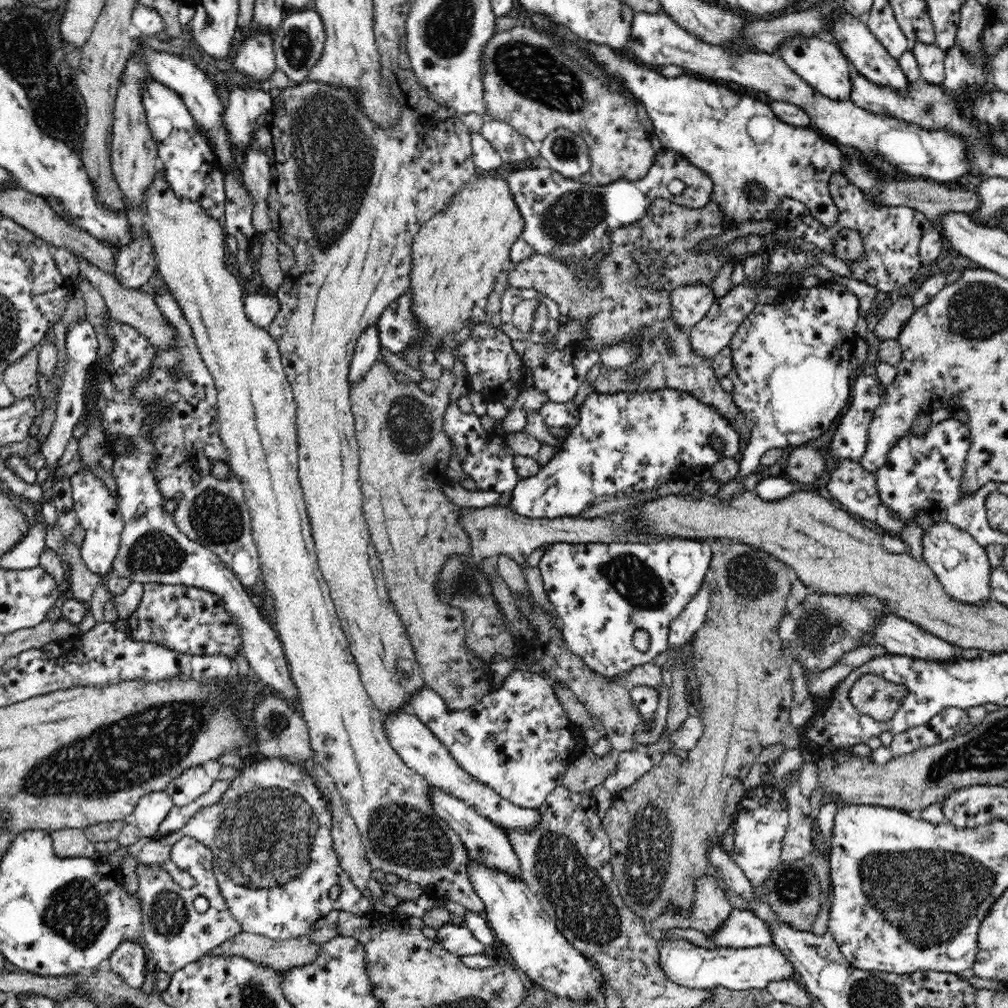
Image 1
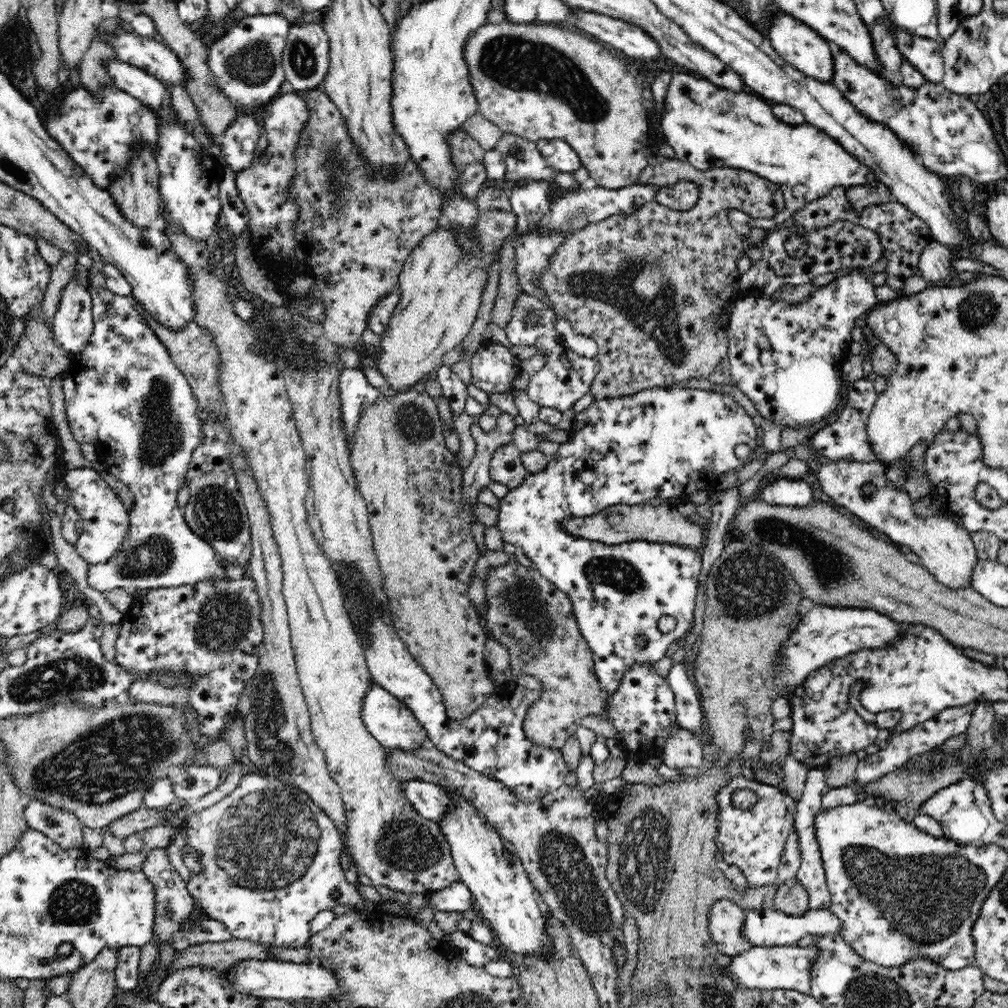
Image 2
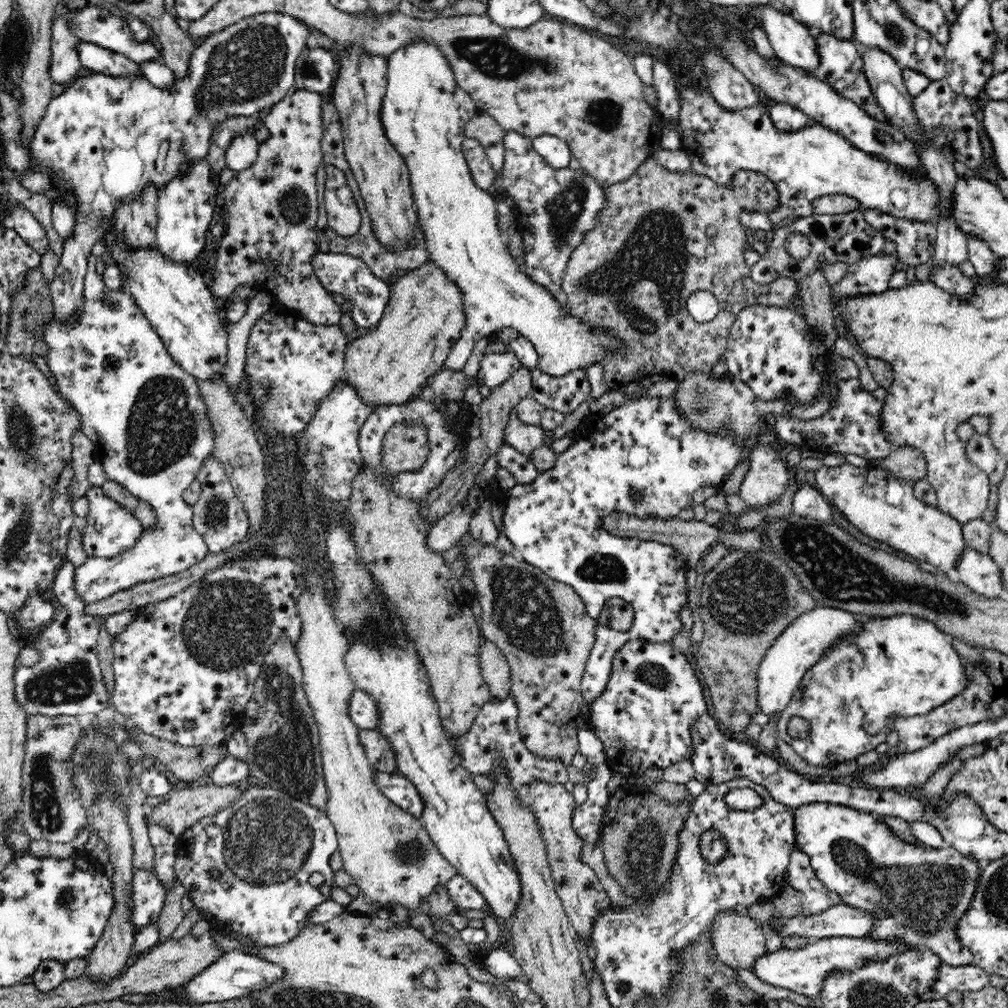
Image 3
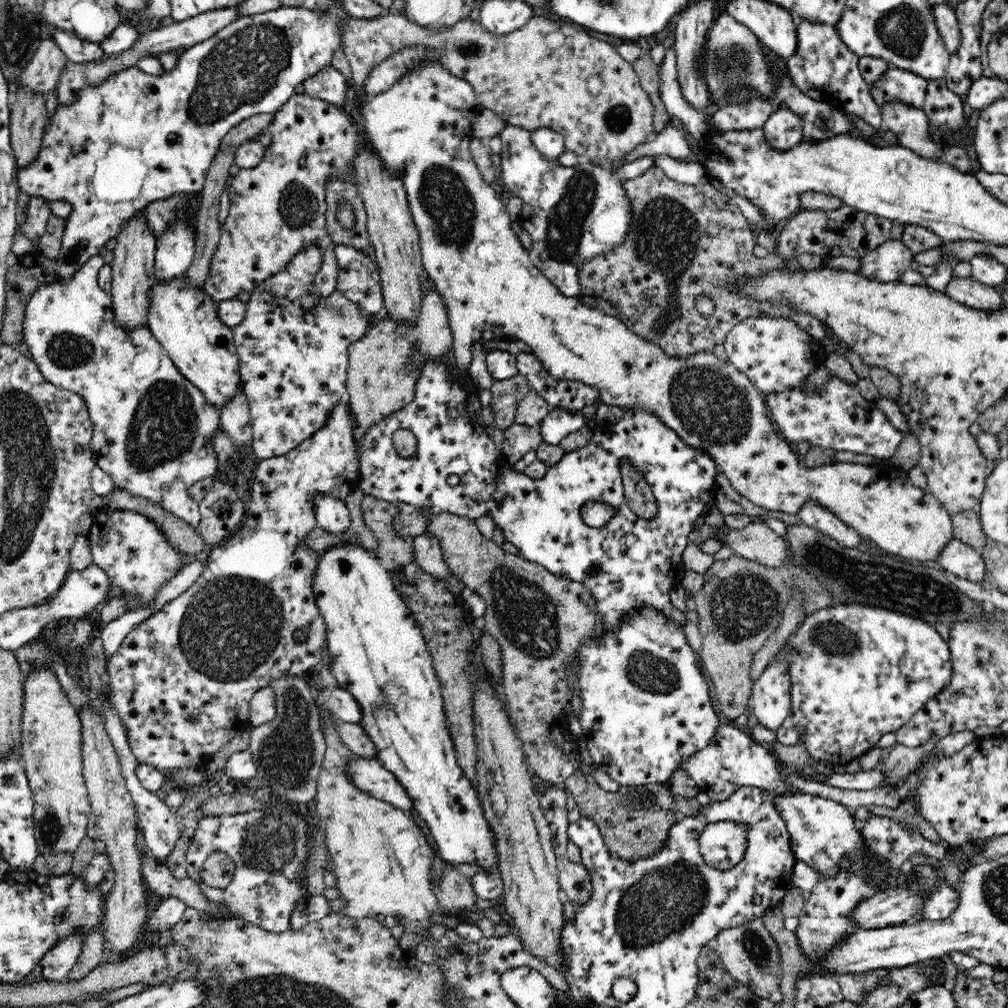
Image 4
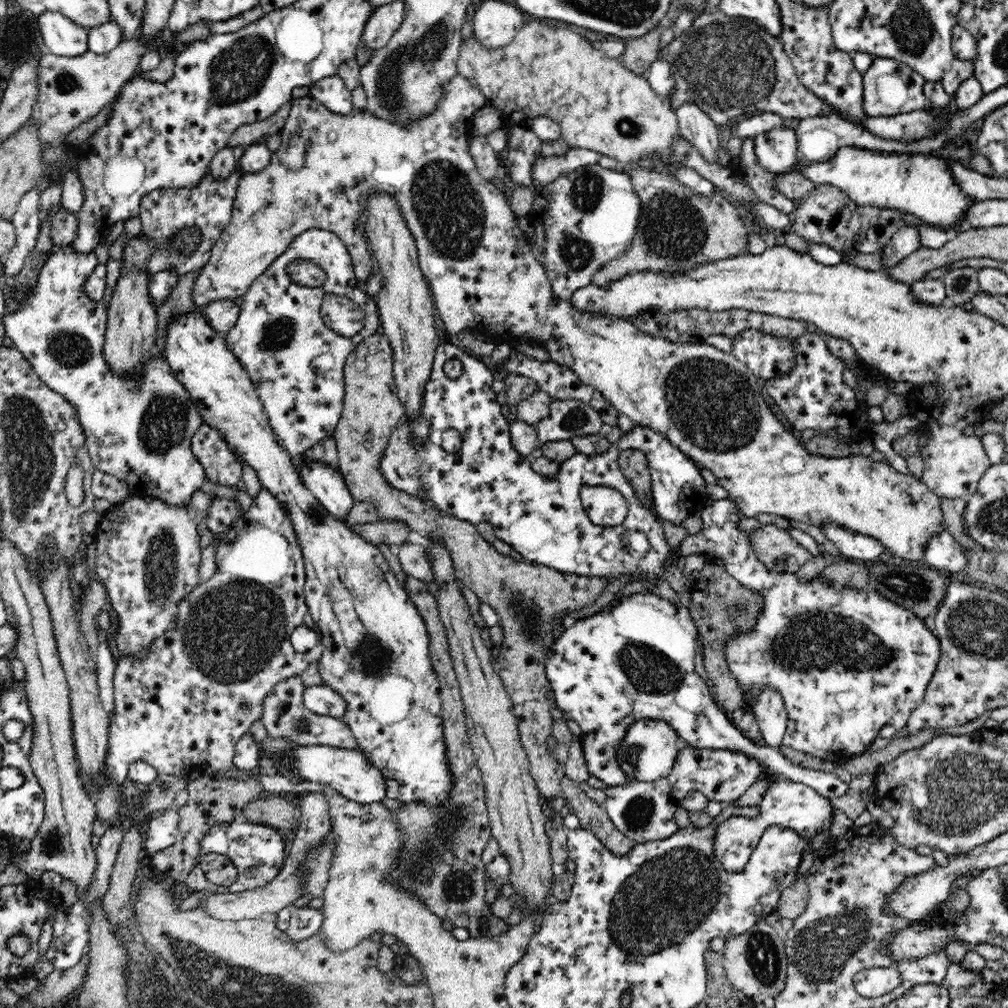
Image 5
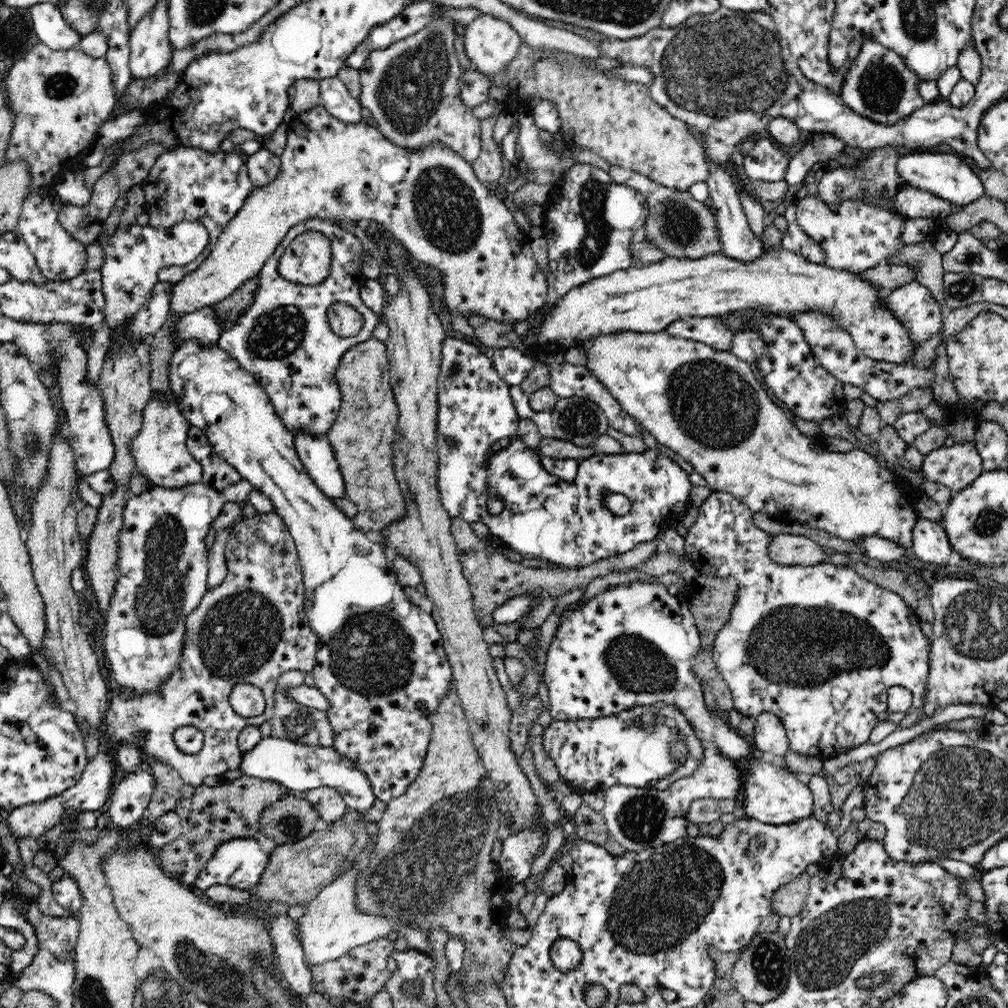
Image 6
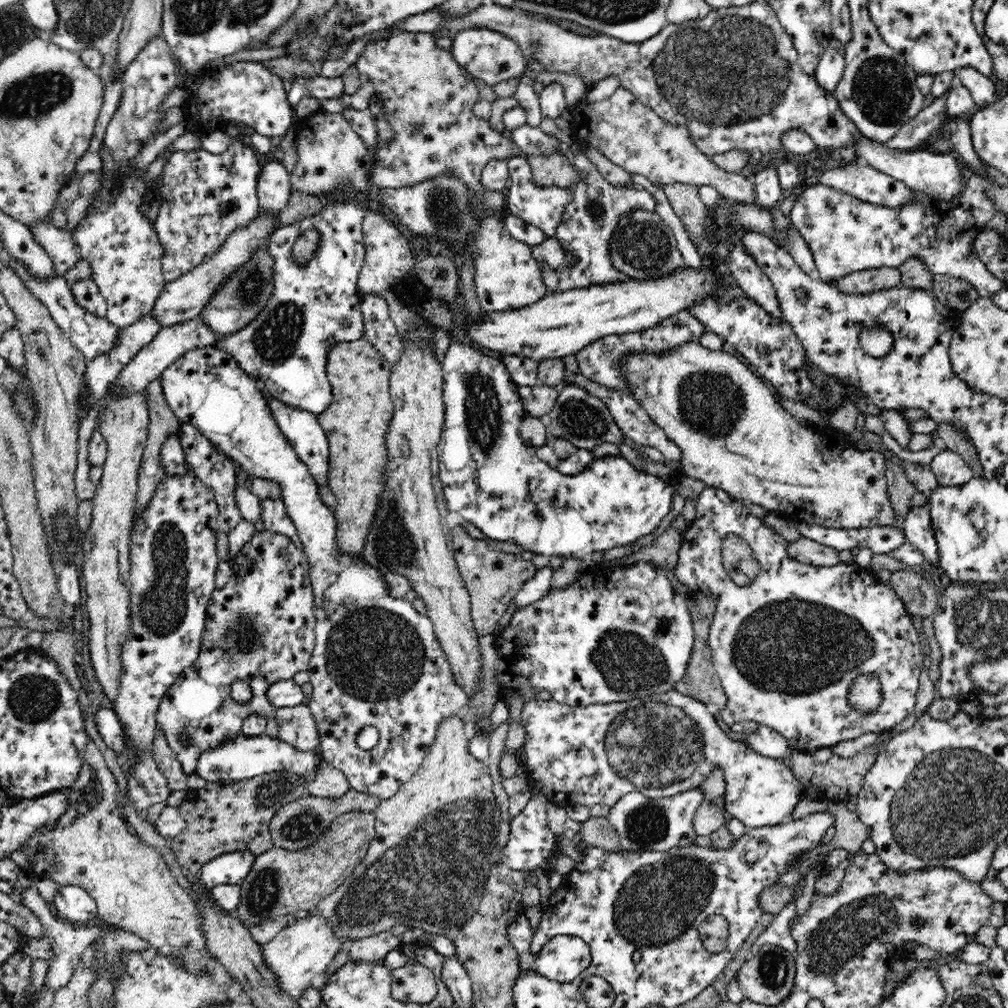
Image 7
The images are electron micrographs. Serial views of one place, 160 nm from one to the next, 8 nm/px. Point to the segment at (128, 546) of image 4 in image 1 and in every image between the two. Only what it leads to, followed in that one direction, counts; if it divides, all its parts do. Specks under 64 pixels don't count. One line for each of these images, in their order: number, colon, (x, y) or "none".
1: (97, 511)
2: (106, 520)
3: (111, 529)

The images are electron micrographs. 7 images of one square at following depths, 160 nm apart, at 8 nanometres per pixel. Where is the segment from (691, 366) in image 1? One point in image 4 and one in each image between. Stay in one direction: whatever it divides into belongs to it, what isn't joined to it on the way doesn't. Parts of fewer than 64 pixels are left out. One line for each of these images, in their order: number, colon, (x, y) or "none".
2: (624, 282)
3: (664, 235)
4: (686, 241)

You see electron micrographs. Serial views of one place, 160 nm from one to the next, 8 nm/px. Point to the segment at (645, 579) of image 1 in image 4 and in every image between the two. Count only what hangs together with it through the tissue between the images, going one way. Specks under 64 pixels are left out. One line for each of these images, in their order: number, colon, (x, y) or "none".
2: (668, 443)
3: (643, 457)
4: (456, 469)

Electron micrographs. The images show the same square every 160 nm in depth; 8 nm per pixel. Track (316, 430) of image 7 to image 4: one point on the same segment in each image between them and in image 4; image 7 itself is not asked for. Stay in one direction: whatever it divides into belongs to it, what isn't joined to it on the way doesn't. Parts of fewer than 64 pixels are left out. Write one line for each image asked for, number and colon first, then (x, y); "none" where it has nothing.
4: (332, 515)
5: (327, 485)
6: (316, 454)

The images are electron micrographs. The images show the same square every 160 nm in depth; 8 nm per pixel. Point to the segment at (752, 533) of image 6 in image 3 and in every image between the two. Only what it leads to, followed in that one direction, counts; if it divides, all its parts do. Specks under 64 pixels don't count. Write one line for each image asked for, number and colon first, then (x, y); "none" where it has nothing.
3: (902, 666)
4: (857, 672)
5: (847, 662)

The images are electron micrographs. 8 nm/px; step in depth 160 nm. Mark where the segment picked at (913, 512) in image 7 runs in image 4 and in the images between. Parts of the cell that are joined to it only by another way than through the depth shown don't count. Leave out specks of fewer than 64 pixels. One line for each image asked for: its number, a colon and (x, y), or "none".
4: (966, 562)
5: (943, 552)
6: (930, 542)

